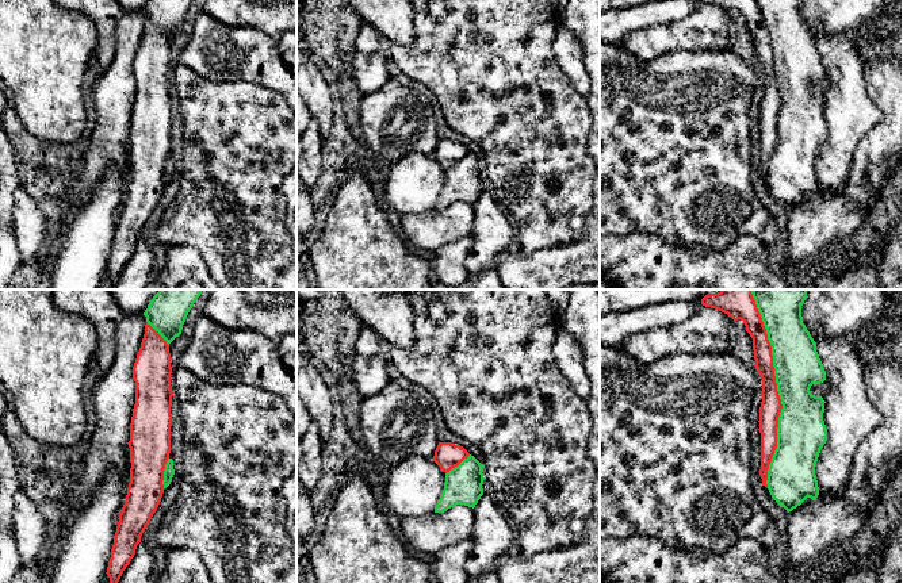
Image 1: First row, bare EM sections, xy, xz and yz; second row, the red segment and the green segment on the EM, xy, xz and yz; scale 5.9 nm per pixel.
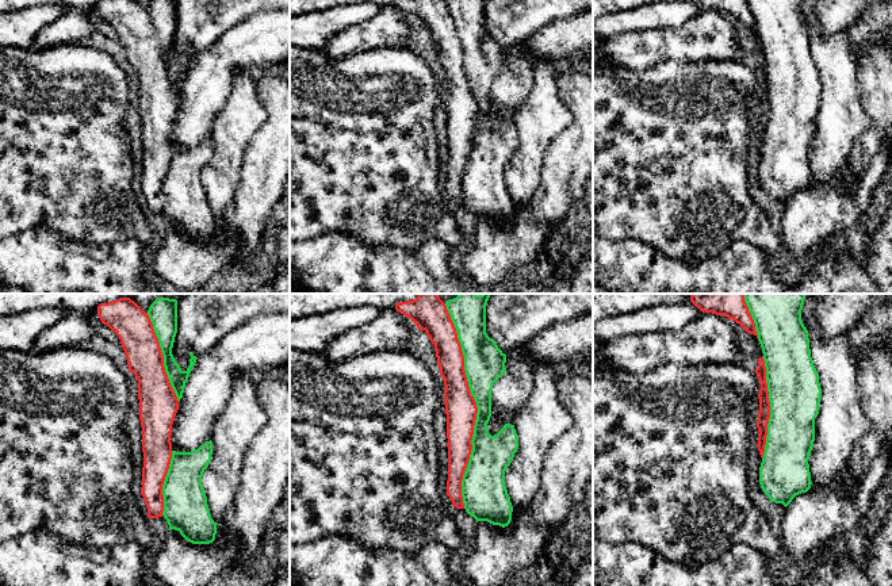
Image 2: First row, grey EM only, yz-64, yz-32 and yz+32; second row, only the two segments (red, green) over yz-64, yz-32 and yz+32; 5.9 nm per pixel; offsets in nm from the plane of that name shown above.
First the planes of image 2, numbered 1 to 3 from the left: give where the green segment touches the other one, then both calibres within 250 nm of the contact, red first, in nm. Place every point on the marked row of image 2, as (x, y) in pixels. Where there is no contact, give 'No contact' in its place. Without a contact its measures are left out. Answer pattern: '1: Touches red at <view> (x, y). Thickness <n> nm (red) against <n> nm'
1: Touches red at yz-64 (163, 357). Thickness 220 nm (red) against 160 nm
2: Touches red at yz-32 (475, 406). Thickness 190 nm (red) against 240 nm
3: Touches red at yz+32 (769, 408). Thickness 80 nm (red) against 320 nm

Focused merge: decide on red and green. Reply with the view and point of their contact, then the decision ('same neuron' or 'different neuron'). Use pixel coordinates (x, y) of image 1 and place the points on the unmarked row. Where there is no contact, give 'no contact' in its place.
meets red in yz at (779, 94); different neuron

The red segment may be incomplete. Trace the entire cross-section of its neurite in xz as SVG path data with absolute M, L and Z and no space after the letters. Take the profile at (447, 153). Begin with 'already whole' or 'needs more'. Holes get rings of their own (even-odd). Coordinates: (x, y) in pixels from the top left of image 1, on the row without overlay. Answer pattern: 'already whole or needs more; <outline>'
already whole; M439 139L433 158L440 164L443 169L449 169L452 165L458 164L470 150L460 142L451 139Z

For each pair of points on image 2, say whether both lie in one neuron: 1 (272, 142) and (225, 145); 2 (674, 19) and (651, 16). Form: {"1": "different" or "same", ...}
{"1": "different", "2": "same"}

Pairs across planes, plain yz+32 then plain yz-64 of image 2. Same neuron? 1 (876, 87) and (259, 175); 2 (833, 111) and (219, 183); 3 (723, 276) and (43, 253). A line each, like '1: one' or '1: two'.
1: one
2: one
3: one

